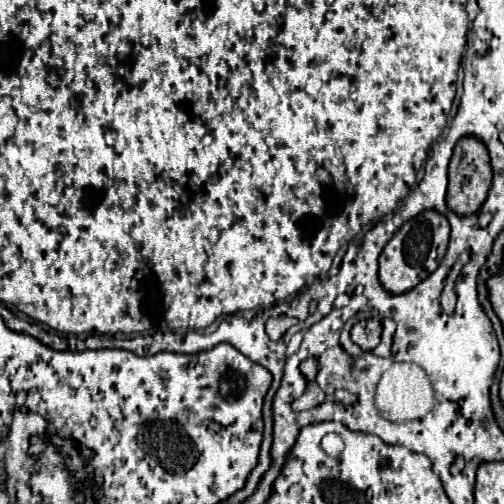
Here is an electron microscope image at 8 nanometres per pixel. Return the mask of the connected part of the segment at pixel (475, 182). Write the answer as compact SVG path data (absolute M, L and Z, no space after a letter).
M462 138L454 148L448 168L448 190L446 190L448 208L458 216L476 214L482 208L484 200L488 198L490 184L492 184L492 166L486 146L476 138Z

